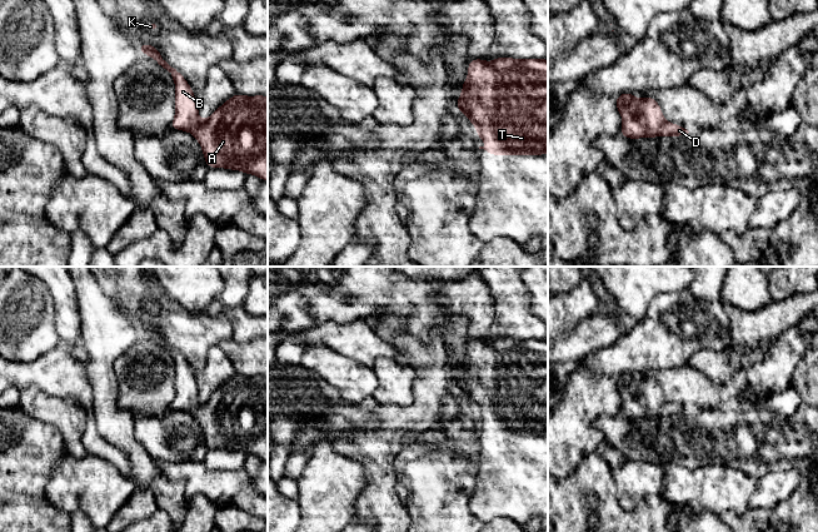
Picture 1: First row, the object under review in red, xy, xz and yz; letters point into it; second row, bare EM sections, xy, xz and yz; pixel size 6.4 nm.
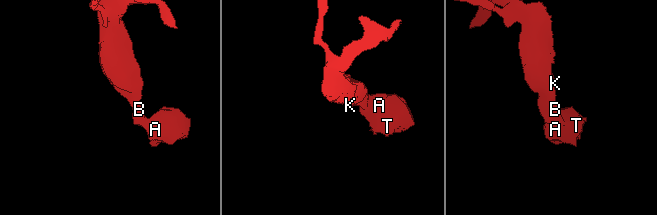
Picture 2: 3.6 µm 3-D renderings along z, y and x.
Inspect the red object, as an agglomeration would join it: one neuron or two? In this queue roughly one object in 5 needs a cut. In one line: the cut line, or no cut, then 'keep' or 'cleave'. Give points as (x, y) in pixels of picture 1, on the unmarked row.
no cut; keep

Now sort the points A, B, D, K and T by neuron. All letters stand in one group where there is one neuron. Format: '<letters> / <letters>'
A B D K T

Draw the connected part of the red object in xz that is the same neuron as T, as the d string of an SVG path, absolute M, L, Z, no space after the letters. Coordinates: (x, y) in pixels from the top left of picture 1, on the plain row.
M500 337L487 343L484 339L472 339L462 376L457 381L457 389L477 408L478 419L488 422L479 429L487 431L489 436L545 436L548 433L548 340Z

